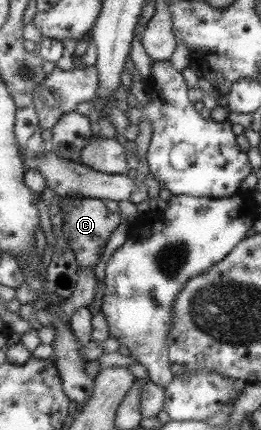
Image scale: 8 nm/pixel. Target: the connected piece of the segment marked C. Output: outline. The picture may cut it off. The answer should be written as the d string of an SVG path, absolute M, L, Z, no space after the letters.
M81 197L75 201L59 198L57 205L62 211L62 236L73 252L76 266L79 269L94 268L112 231L120 224L121 218L118 213L108 211L104 203L97 198Z

